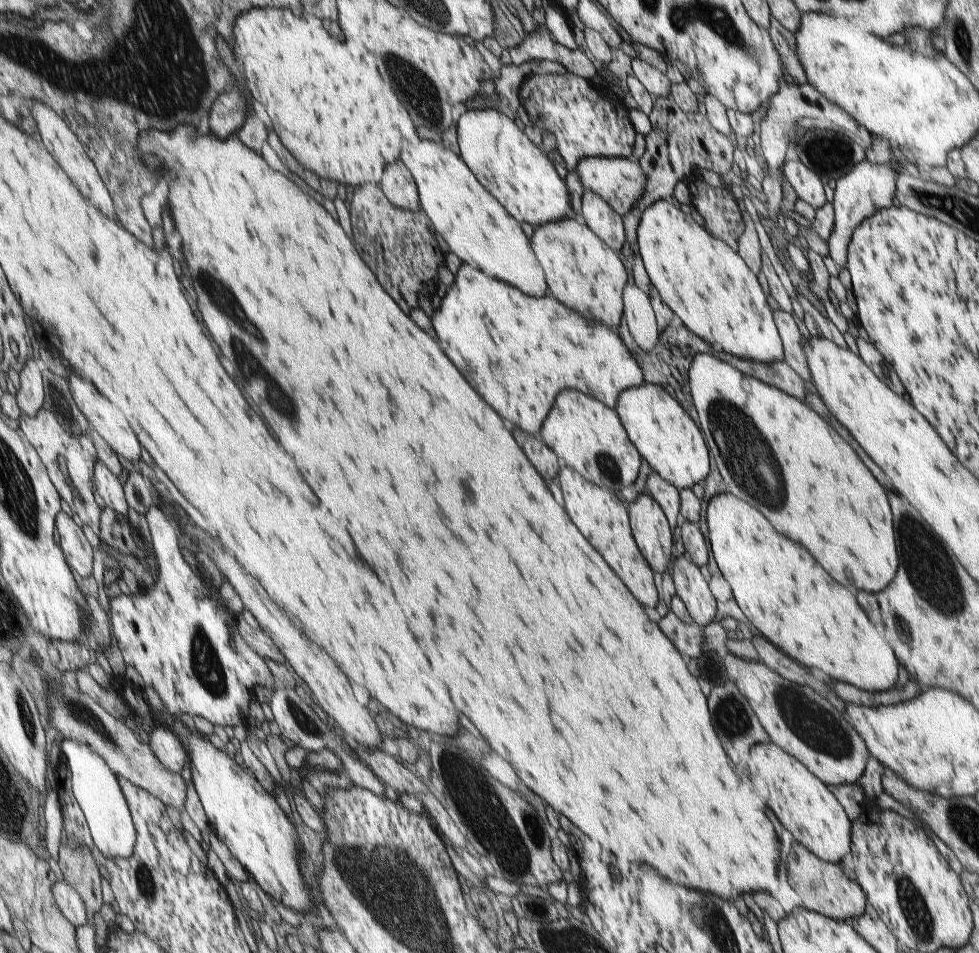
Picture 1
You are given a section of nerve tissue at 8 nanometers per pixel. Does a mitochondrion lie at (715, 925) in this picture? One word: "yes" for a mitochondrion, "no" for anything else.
yes

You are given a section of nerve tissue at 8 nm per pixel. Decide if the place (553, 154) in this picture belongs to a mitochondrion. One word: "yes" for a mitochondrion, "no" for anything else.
no

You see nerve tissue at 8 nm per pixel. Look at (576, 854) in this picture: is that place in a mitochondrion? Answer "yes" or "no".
no

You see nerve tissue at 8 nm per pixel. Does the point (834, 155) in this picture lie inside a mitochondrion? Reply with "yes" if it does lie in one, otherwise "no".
yes

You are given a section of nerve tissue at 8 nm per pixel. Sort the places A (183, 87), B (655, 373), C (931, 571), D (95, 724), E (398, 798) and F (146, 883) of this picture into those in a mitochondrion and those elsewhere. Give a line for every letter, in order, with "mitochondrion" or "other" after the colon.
A: mitochondrion
B: other
C: mitochondrion
D: mitochondrion
E: other
F: mitochondrion

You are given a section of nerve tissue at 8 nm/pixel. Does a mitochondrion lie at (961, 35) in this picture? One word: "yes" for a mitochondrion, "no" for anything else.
yes

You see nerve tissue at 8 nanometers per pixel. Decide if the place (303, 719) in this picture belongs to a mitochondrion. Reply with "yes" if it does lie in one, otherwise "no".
yes

